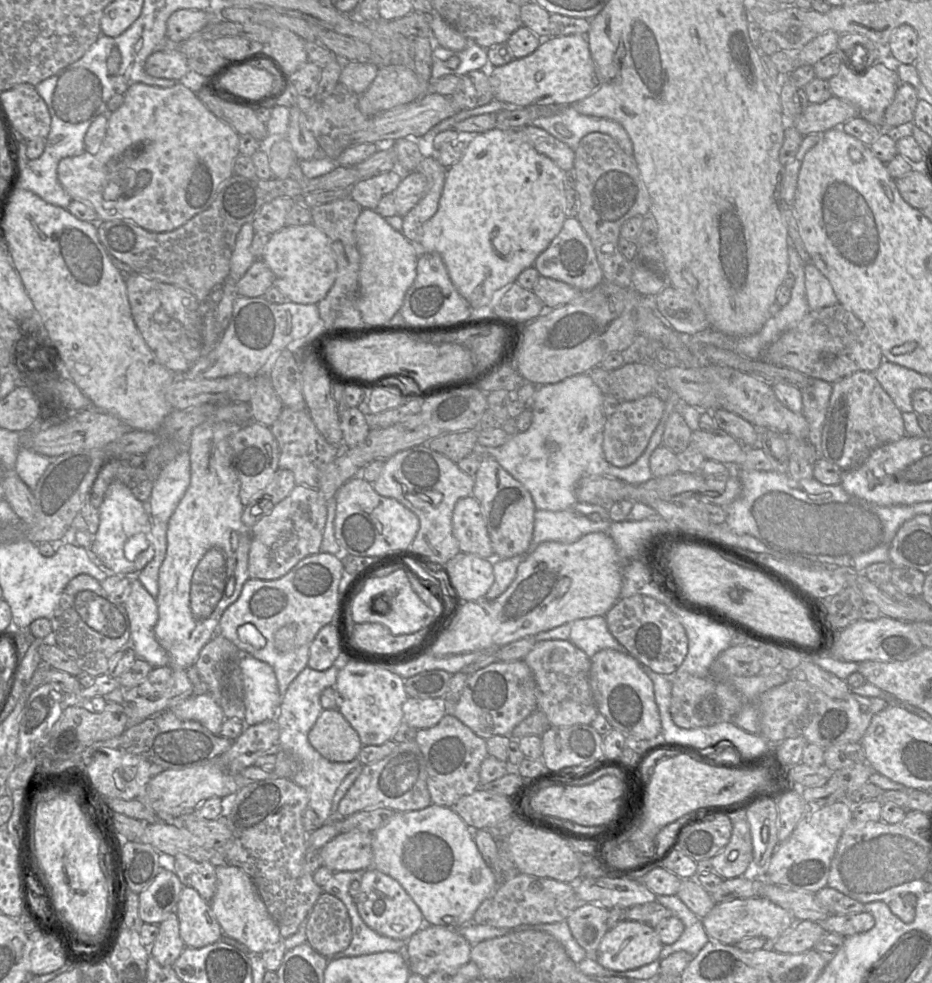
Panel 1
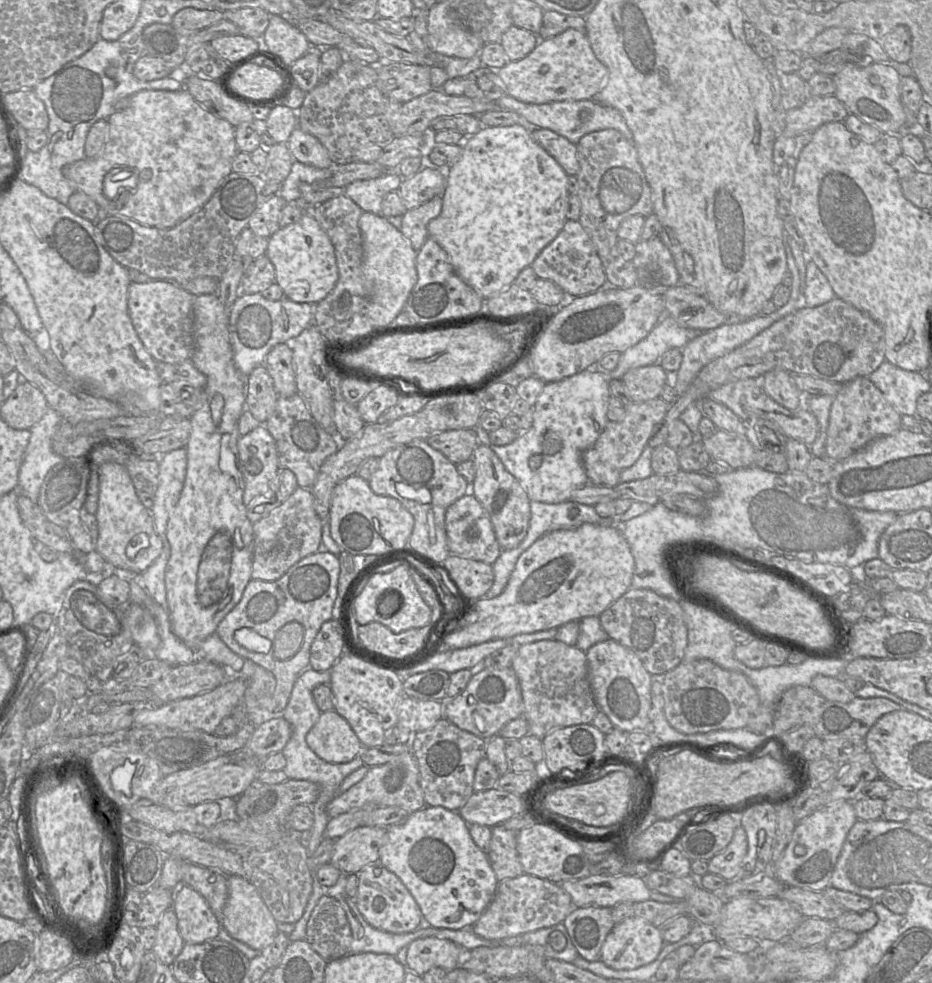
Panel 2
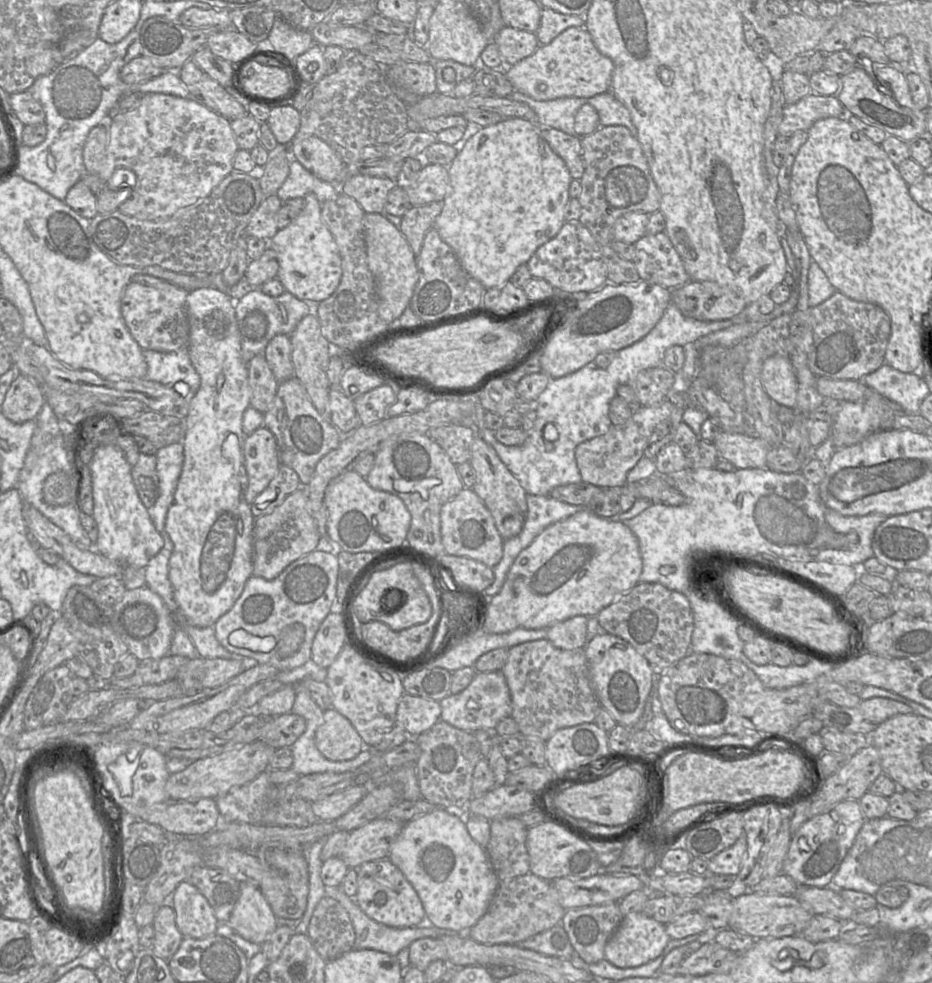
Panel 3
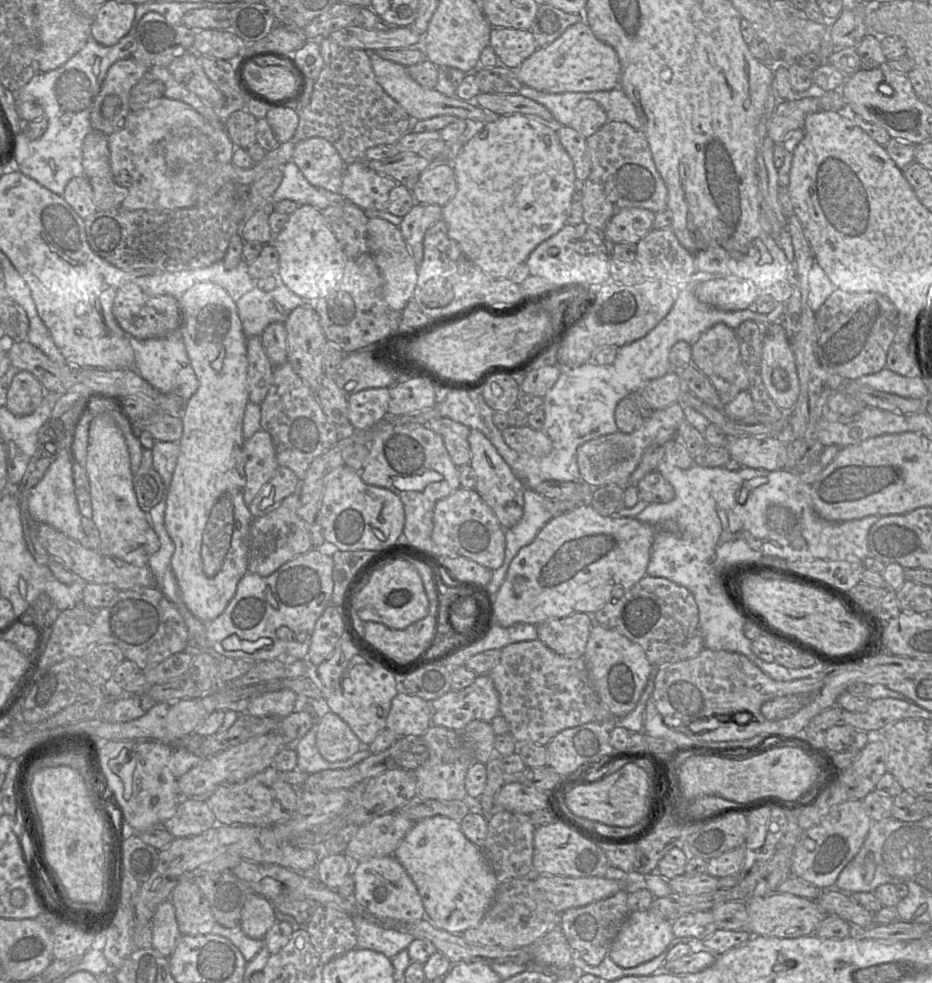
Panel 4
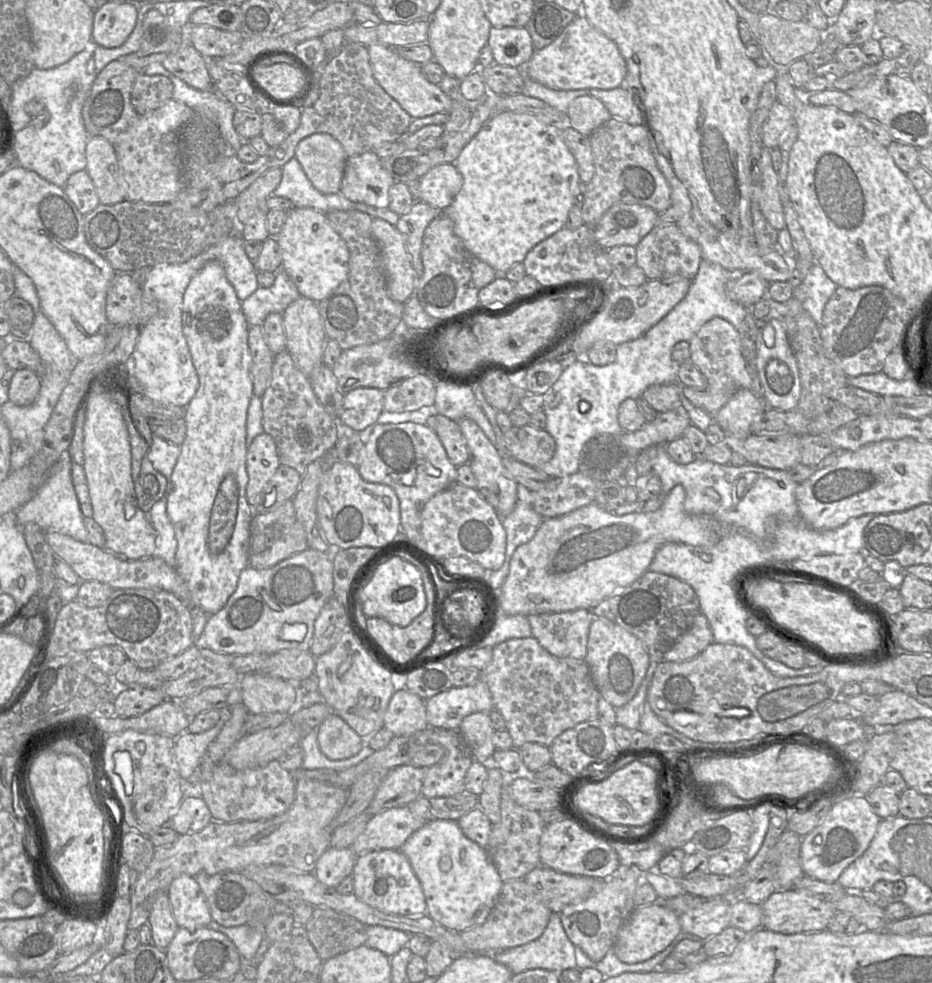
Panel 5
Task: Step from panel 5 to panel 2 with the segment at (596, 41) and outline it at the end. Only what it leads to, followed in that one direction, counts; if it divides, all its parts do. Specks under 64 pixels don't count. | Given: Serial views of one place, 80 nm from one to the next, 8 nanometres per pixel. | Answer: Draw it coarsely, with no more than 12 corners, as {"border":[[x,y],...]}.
{"border":[[585,31],[495,71],[530,104],[594,99],[608,69]]}

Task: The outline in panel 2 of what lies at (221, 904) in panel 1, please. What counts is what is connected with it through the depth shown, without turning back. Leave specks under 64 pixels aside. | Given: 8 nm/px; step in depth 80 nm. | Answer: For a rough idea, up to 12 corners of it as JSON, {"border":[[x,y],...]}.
{"border":[[227,876],[221,926],[262,951],[277,921],[246,878]]}

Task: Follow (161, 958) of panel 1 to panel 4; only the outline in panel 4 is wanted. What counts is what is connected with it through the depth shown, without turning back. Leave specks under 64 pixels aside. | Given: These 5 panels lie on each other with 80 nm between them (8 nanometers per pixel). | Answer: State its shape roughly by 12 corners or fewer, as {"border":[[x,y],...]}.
{"border":[[158,905],[151,924],[153,947],[169,958],[182,934],[174,906]]}

